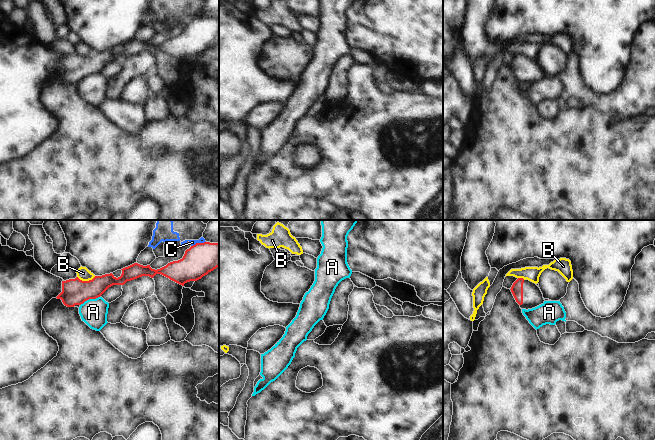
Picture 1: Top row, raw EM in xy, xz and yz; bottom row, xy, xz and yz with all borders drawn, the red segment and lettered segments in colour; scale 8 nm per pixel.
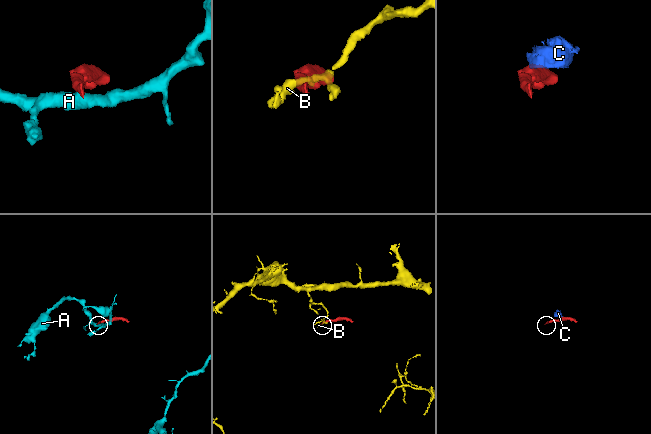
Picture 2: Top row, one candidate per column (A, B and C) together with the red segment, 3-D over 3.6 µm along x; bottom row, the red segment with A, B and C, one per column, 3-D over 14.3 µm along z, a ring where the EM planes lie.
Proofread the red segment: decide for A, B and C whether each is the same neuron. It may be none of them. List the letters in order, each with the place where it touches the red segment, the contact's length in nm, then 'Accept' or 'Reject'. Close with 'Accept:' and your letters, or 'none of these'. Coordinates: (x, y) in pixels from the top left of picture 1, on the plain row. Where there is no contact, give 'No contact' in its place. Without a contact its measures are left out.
A: Touches red at xy (89, 74). Shared border 180 nm. Reject
B: Touches red at xy (86, 57). Shared border 150 nm. Reject
C: Touches red at xy (198, 19). Shared border 130 nm. Reject
Accept: none of these

